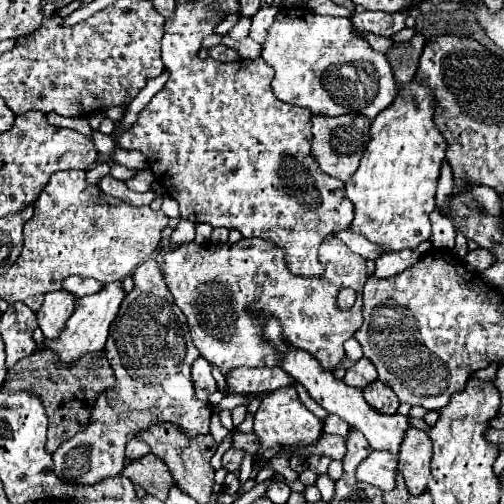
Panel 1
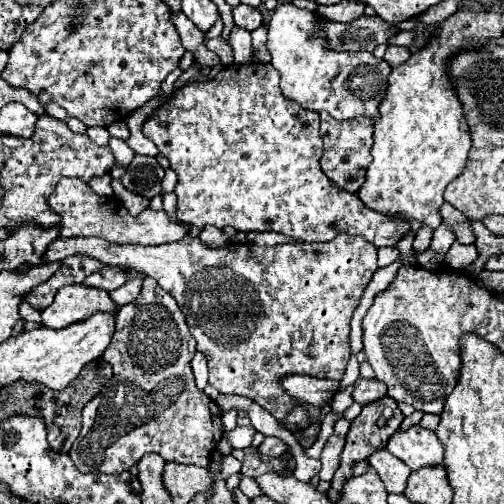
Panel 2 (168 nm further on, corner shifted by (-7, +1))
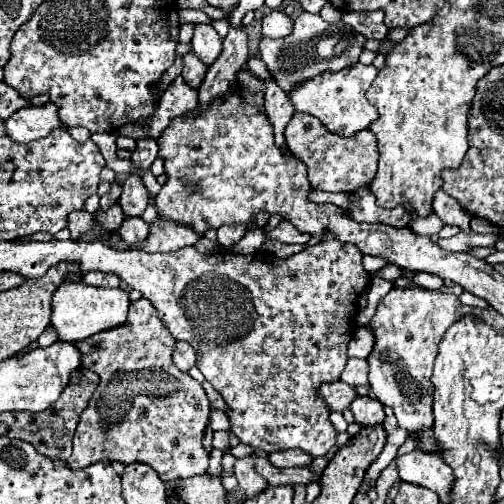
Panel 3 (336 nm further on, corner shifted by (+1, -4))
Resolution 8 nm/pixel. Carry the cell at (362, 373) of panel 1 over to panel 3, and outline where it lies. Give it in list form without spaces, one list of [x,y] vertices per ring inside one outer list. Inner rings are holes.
[[[360,396],[350,406],[356,422],[360,426],[378,426],[384,420],[384,406],[378,400],[372,400],[368,396]]]

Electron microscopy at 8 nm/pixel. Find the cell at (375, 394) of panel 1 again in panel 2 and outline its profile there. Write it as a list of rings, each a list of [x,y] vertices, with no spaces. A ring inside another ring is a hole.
[[[382,397],[380,401],[374,401],[372,405],[366,405],[362,407],[362,413],[352,421],[350,425],[350,431],[346,435],[346,447],[344,447],[344,453],[342,453],[342,459],[340,459],[340,467],[332,479],[332,487],[328,491],[328,497],[332,499],[332,503],[338,501],[340,497],[340,489],[344,485],[344,481],[348,481],[352,477],[352,465],[356,461],[364,461],[368,459],[374,451],[378,449],[384,449],[386,447],[386,441],[392,433],[396,433],[396,429],[402,425],[404,421],[404,415],[402,411],[398,409],[398,401],[392,401],[392,397]]]

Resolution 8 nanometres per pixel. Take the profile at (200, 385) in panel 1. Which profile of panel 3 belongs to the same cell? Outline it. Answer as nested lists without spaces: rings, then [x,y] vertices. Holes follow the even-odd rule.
[[[176,342],[172,360],[182,372],[188,372],[192,366],[196,366],[196,352],[188,342]]]

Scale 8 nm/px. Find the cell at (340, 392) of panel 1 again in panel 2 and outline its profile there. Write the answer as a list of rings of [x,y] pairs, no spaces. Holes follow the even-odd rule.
[[[412,425],[412,429],[398,429],[390,439],[386,449],[402,459],[412,471],[424,465],[442,465],[444,449],[434,435],[434,431],[422,425]]]

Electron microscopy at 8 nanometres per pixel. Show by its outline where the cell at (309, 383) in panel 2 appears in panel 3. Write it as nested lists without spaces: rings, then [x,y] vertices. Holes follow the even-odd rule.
[[[332,382],[332,384],[322,384],[320,386],[320,396],[328,402],[330,410],[336,410],[336,412],[344,412],[346,408],[350,408],[352,400],[358,398],[354,386],[346,384],[346,382]]]

